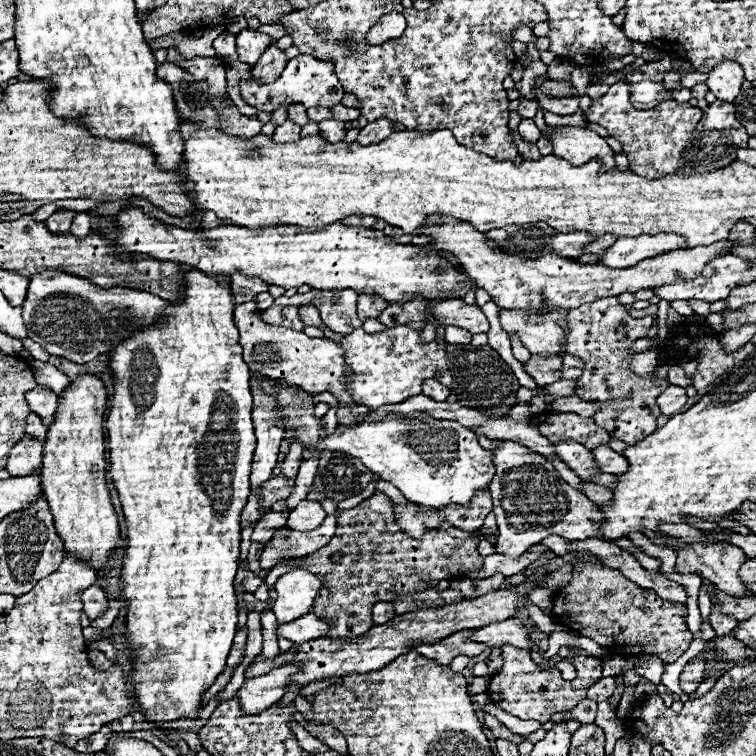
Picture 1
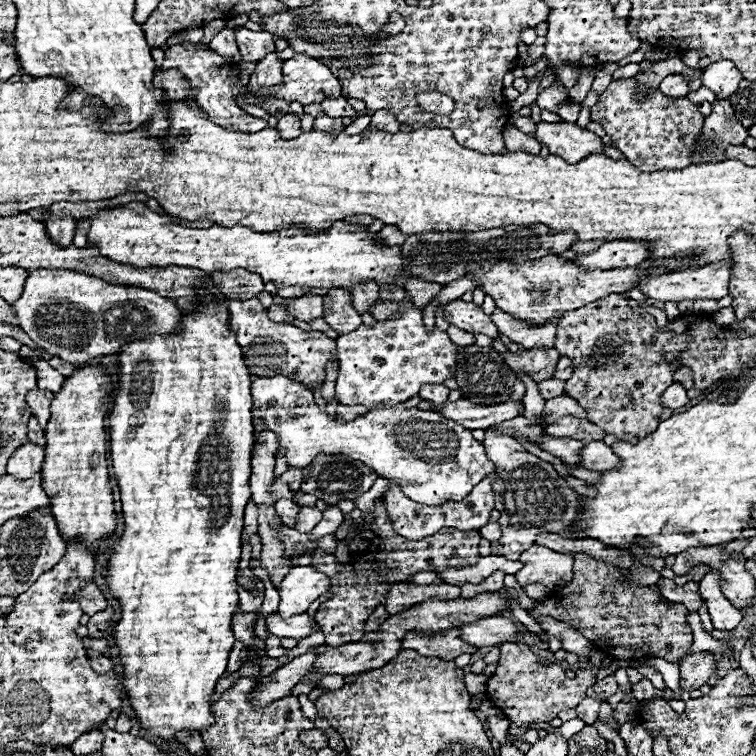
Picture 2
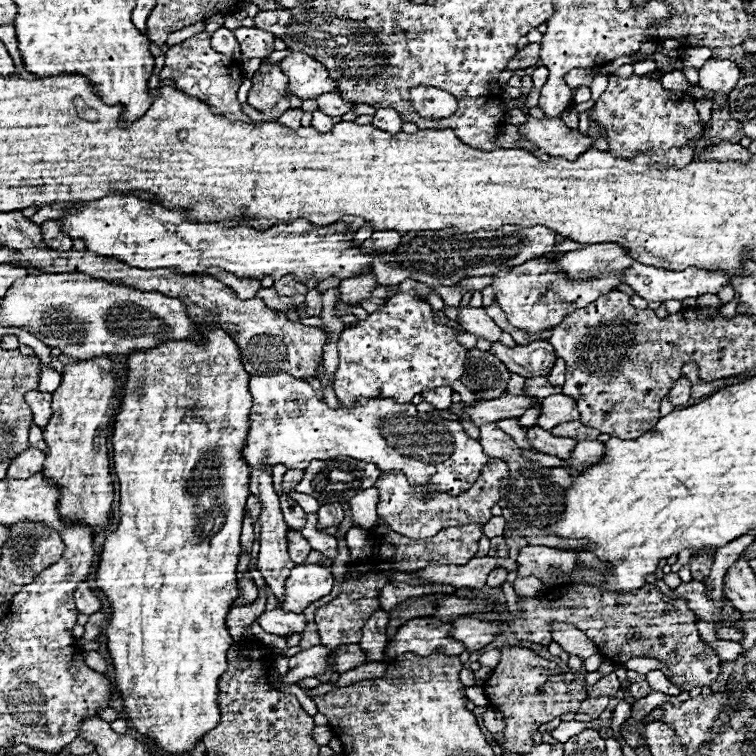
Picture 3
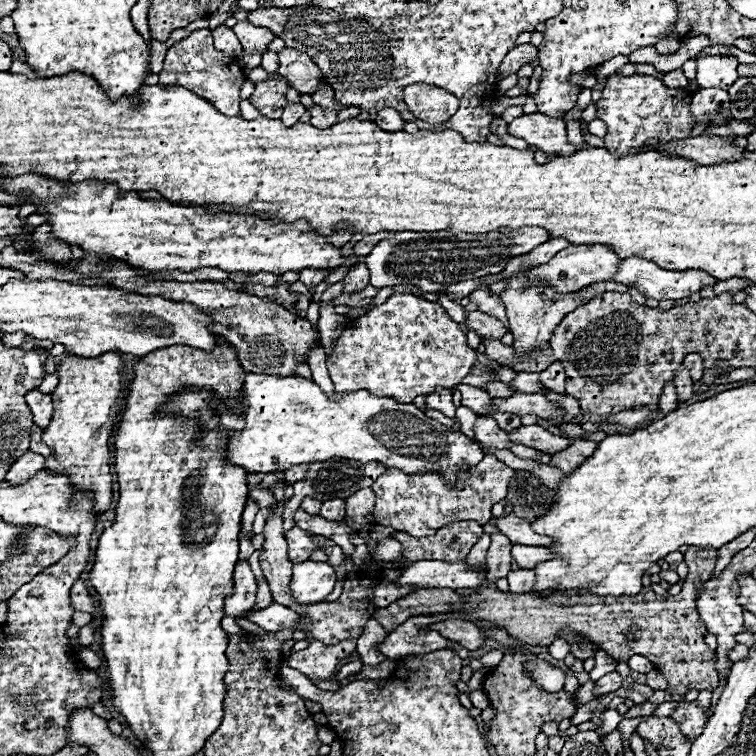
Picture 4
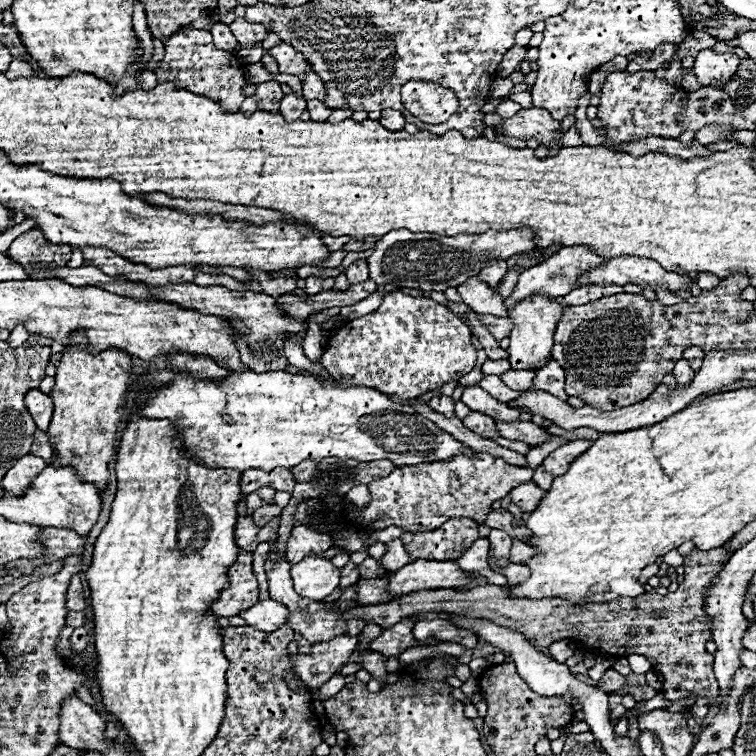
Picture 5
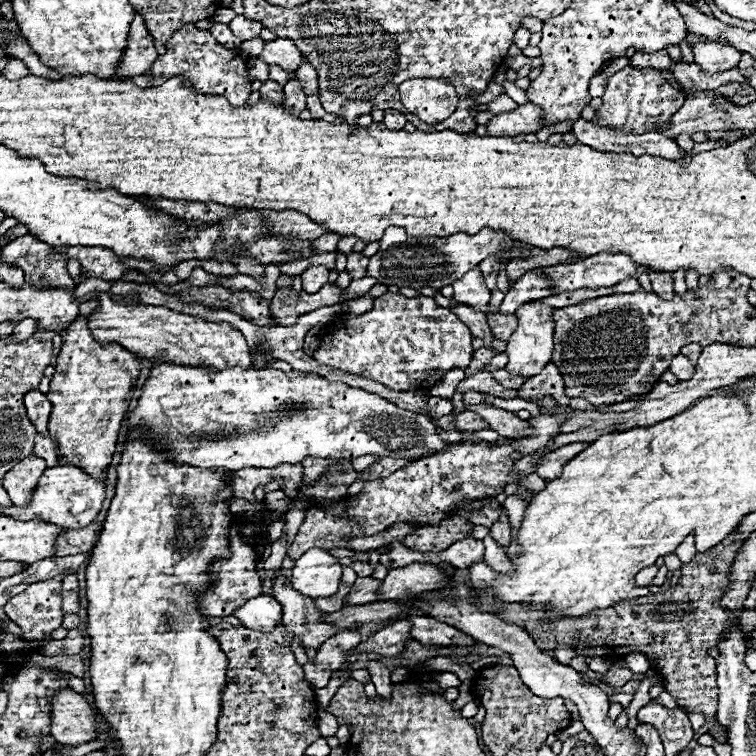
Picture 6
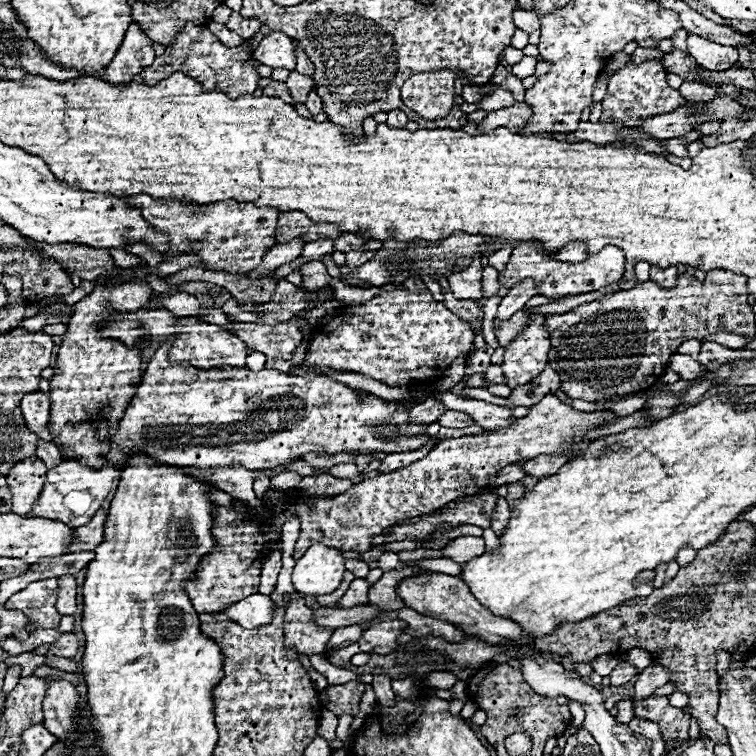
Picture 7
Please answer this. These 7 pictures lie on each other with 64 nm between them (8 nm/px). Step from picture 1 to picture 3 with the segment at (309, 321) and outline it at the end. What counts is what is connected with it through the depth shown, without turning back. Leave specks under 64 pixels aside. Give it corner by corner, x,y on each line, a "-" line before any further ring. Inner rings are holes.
273,287
260,288
257,295
259,298
262,298
262,300
264,300
269,308
277,311
282,311
284,313
287,313
289,305
293,304
290,297
282,297
278,295
-
308,290
304,304
306,304
306,314
308,314
308,316
318,316
318,314
320,314
320,304
322,304
320,292

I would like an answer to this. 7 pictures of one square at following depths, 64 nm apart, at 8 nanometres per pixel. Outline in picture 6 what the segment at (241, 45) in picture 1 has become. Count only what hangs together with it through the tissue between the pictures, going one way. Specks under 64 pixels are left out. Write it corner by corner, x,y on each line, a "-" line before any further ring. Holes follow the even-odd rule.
242,14
234,16
234,20
232,20
228,26
230,26
230,30
232,30
232,32
242,40
242,42
260,36
260,30
262,30
262,24
260,24
260,22
246,20

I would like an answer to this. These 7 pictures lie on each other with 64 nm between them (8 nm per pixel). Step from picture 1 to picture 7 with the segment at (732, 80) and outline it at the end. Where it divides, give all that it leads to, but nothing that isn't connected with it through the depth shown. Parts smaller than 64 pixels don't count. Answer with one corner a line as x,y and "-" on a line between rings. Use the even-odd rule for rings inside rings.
688,34
686,48
688,54
706,70
726,70
738,60
738,50
734,46
722,46
694,34

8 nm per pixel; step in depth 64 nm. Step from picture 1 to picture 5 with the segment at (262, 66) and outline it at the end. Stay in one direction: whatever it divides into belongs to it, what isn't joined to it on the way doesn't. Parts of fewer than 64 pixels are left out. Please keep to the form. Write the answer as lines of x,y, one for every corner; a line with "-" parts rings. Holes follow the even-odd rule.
270,80
270,82
258,84
256,98
258,98
258,108
260,108
260,110
276,110
276,112
278,112
282,96
284,96
284,94
282,94
280,82

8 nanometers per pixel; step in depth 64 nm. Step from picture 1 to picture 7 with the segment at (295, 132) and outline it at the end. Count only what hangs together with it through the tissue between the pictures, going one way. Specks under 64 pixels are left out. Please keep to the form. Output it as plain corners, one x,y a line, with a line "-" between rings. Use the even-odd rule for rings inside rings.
292,70
288,80
286,80
286,86
288,86
290,96
292,96
294,102
304,102
308,90
314,88
314,80
312,80
312,76
304,76
304,74

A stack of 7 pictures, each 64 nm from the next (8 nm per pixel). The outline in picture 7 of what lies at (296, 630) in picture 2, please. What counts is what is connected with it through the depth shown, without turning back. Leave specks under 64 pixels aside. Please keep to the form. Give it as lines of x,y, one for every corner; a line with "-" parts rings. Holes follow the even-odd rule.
252,594
224,610
228,618
240,622
240,626
264,626
272,622
272,600
264,594

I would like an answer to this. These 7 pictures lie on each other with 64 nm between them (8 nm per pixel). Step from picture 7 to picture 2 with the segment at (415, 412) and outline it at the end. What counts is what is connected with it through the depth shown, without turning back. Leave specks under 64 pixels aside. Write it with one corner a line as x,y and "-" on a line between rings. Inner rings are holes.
422,386
422,390
420,390
420,398
426,398
436,406
446,404
448,394
450,394
450,390
446,386

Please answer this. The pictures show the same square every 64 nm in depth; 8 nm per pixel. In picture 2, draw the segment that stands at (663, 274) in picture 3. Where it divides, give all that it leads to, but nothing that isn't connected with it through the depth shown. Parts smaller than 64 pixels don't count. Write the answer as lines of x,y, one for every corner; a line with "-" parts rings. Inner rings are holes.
716,262
708,264
702,268
688,268
680,272
668,272
668,274
648,274
646,278
642,276
636,282
636,288
646,294
650,300
662,300
662,302
680,302
680,300
698,300
698,298
714,298
720,300
722,296
728,294
728,282
732,274
734,262

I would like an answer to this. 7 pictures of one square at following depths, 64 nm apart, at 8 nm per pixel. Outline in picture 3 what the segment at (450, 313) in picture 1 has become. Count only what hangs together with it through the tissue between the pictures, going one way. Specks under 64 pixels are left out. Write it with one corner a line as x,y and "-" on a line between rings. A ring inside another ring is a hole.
458,306
460,308
460,316
458,316
458,324
462,324
462,328
470,334
476,334
478,338
486,338
490,342
498,342
502,336
500,326
496,326
496,322
492,322
488,318
488,314
484,314
482,308
468,308
468,306

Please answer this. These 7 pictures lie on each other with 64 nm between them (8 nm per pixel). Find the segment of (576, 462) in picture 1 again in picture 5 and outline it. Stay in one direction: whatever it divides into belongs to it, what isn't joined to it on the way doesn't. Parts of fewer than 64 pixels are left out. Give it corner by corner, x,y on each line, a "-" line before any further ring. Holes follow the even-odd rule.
494,418
494,422
496,422
496,428
498,428
500,436
504,436
508,440
522,440
530,446
540,446
550,438
534,422
520,422
520,420
518,422
502,422
498,418

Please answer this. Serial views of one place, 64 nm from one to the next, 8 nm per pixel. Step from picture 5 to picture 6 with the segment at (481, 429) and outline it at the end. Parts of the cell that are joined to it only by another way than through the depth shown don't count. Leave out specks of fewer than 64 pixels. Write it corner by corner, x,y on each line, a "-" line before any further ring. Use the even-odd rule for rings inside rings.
456,412
454,414
454,426
458,430
480,430
480,428
488,428
488,424
484,424
484,420
478,414
472,412

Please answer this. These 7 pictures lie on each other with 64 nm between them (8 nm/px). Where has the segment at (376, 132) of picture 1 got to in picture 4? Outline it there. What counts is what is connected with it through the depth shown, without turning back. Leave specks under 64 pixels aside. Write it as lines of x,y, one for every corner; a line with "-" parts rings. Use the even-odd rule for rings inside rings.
392,108
380,110
374,122
376,122
380,128
384,128
384,130
402,130
404,124
406,124
406,122
400,118
400,112
396,112
396,110
392,110

